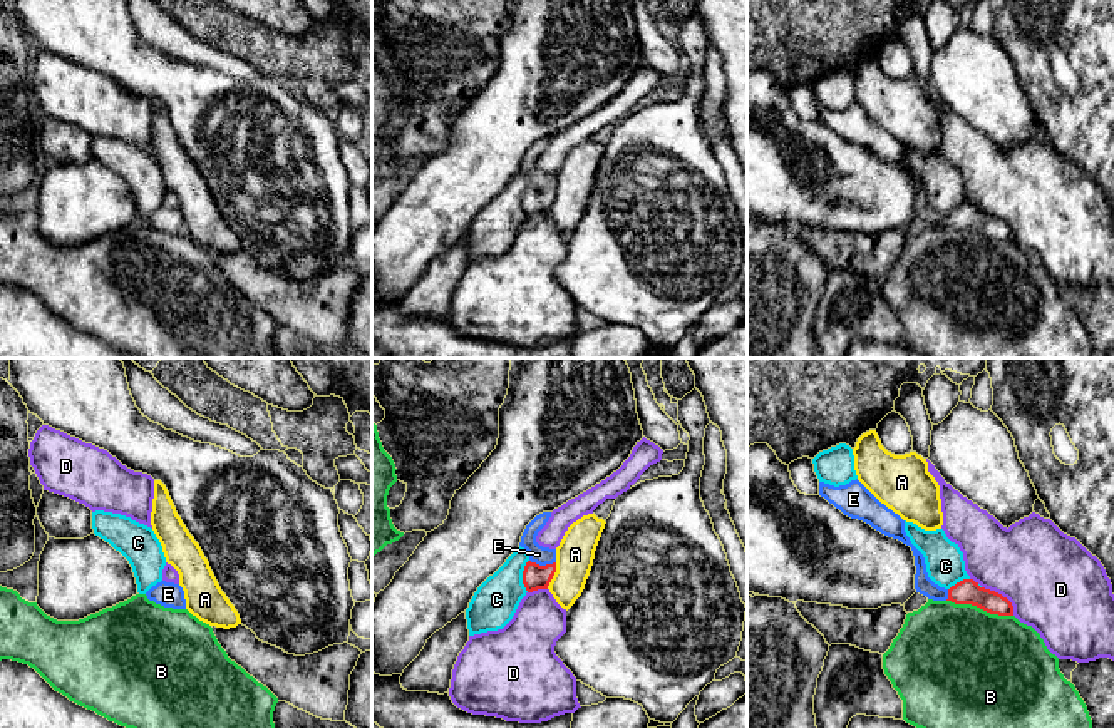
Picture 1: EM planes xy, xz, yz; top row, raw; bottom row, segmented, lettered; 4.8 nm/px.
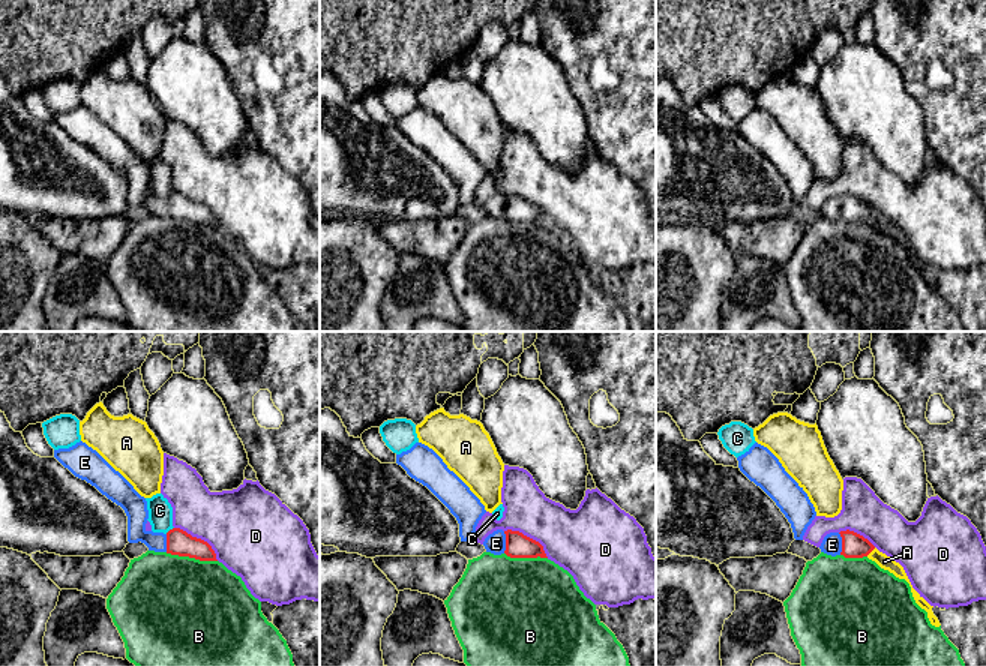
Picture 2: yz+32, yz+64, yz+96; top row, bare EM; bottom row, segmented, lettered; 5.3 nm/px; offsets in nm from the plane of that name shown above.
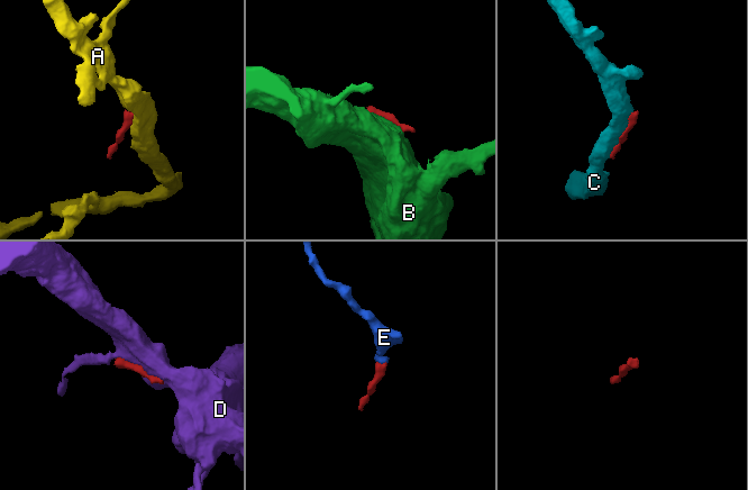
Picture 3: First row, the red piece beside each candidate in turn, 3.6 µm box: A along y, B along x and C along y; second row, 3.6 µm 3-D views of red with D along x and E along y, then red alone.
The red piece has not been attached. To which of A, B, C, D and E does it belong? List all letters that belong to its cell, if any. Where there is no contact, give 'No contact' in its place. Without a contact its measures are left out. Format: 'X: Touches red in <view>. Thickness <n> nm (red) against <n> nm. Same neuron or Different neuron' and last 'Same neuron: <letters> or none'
A: Touches red in xz. Thickness 120 nm (red) against 180 nm. Different neuron
B: Touches red in yz. Thickness 120 nm (red) against 500 nm. Different neuron
C: Touches red in xz. Thickness 120 nm (red) against 220 nm. Different neuron
D: Touches red in yz. Thickness 120 nm (red) against 440 nm. Different neuron
E: Touches red in xz. Thickness 120 nm (red) against 90 nm. Same neuron
Same neuron: E

